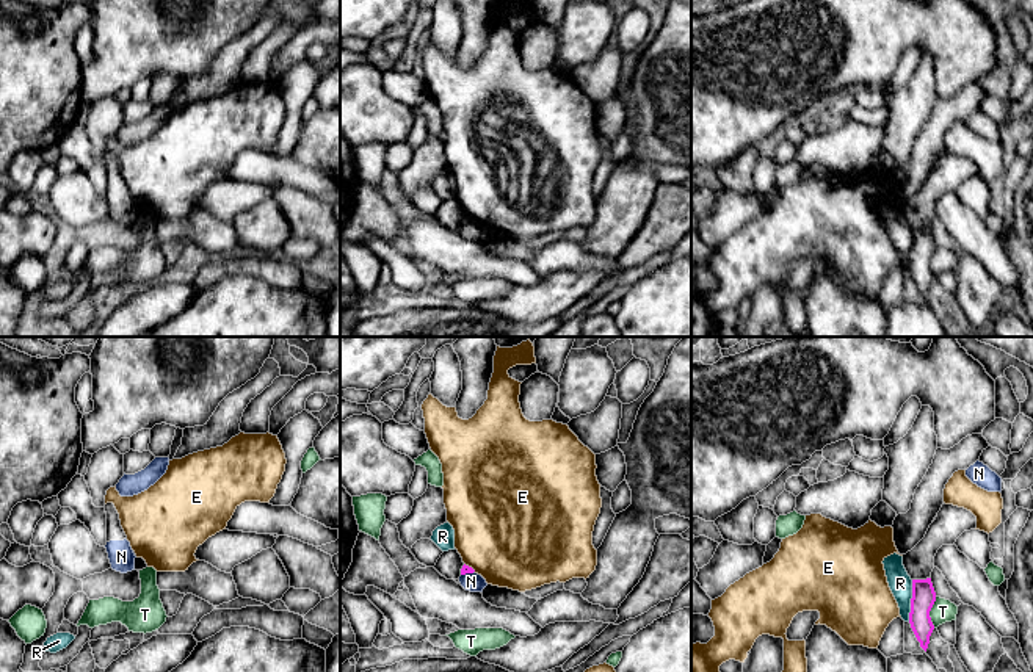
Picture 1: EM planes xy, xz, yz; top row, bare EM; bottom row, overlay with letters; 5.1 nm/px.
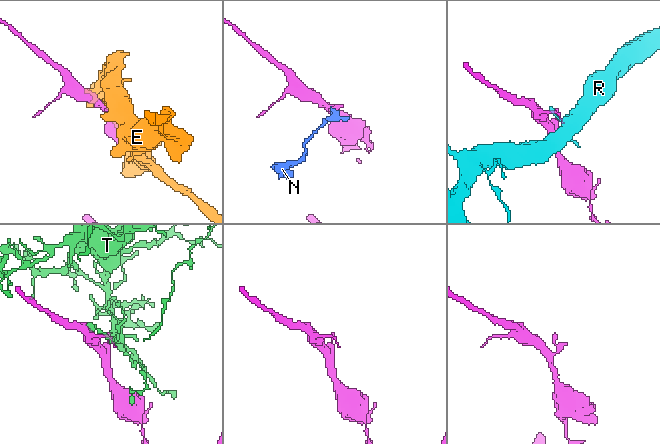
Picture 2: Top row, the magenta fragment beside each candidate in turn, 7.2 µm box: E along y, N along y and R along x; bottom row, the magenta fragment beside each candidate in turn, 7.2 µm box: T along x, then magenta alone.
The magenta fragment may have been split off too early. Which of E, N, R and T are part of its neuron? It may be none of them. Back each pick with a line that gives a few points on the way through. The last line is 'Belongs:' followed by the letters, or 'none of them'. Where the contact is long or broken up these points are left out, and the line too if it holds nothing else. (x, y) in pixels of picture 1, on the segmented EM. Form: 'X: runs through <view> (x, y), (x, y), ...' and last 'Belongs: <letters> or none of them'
Belongs: none of them

